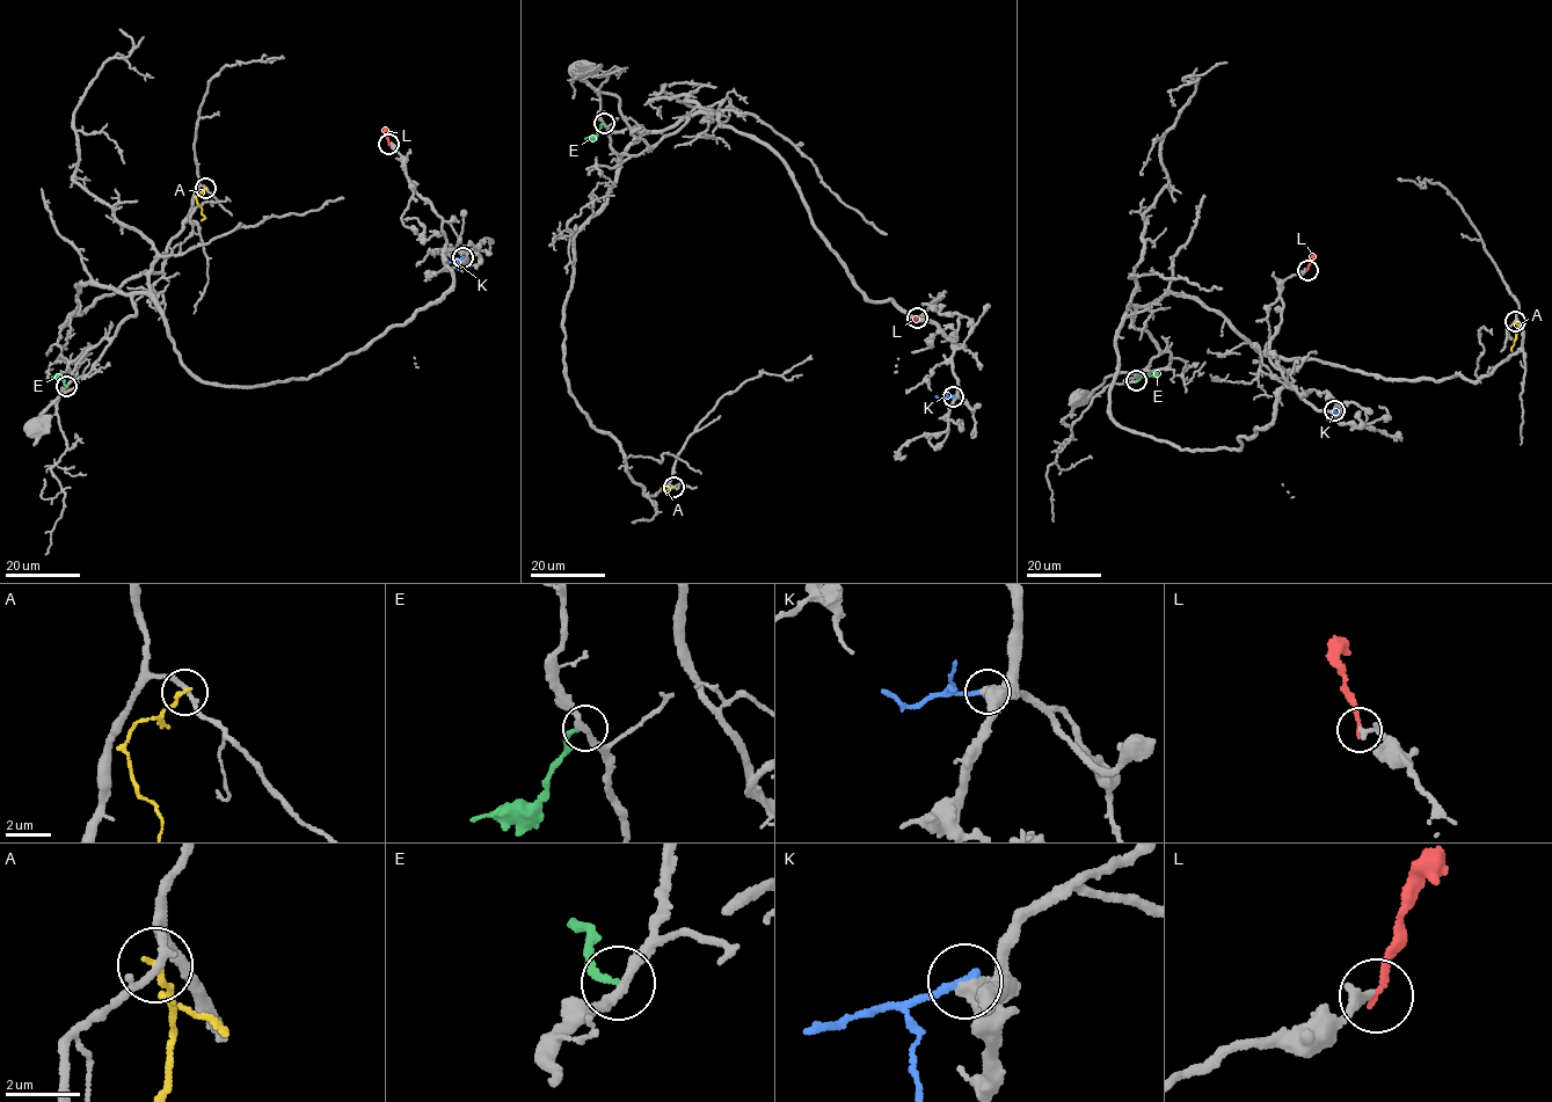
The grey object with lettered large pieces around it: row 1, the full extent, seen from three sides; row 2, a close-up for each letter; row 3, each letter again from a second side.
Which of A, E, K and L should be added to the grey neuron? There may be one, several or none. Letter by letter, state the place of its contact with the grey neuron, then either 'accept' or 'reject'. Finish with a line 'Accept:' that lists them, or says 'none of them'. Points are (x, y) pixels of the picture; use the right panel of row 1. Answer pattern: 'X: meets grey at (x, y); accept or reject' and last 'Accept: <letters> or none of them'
A: meets grey at (1515, 321); reject
E: meets grey at (1136, 380); reject
K: meets grey at (1334, 410); reject
L: meets grey at (1308, 270); reject
Accept: none of them

